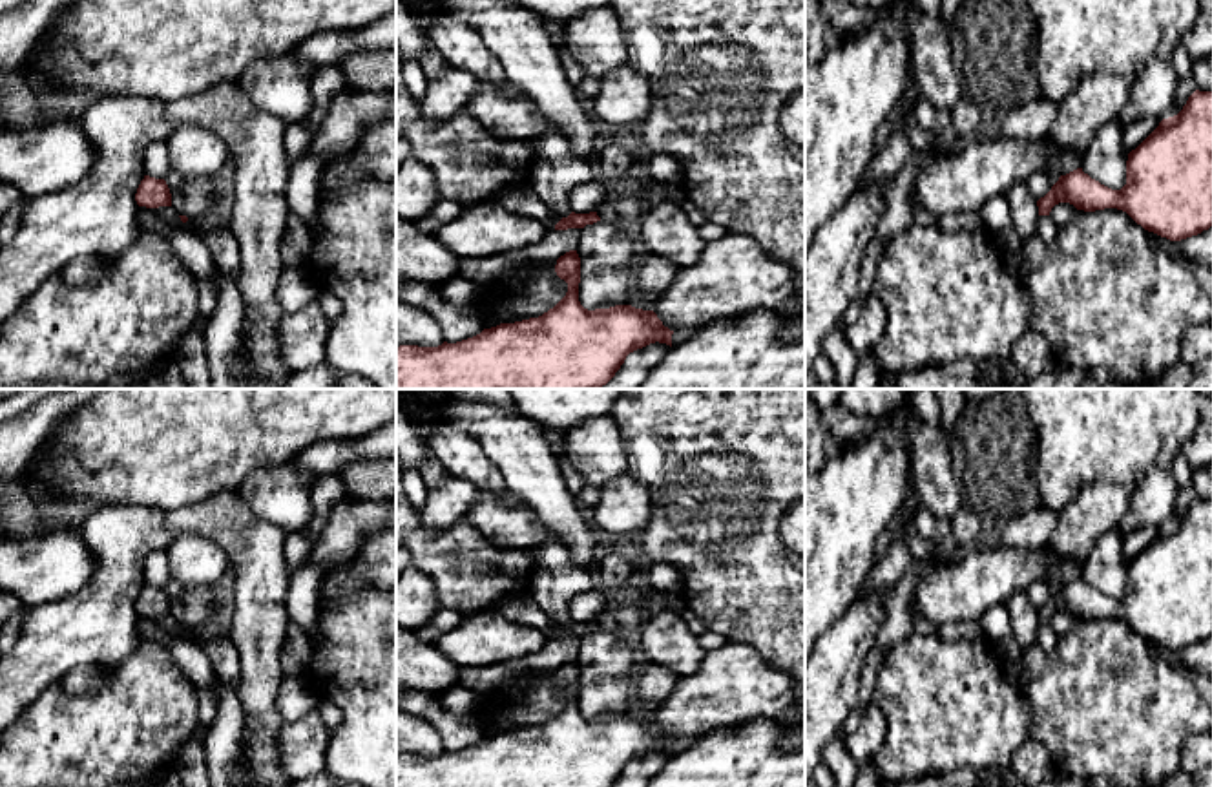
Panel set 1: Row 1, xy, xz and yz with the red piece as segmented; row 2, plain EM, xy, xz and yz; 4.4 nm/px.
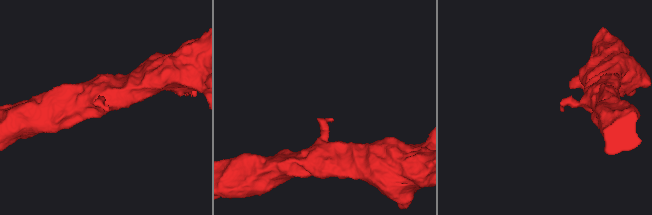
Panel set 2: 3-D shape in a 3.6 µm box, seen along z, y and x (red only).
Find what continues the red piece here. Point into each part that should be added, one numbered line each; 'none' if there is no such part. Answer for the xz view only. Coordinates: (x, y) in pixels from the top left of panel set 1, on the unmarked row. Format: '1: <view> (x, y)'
1: xz (555, 579)

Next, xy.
none

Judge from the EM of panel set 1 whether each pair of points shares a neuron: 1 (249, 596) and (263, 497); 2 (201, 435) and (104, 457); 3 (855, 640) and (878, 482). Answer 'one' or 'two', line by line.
1: two
2: one
3: two

